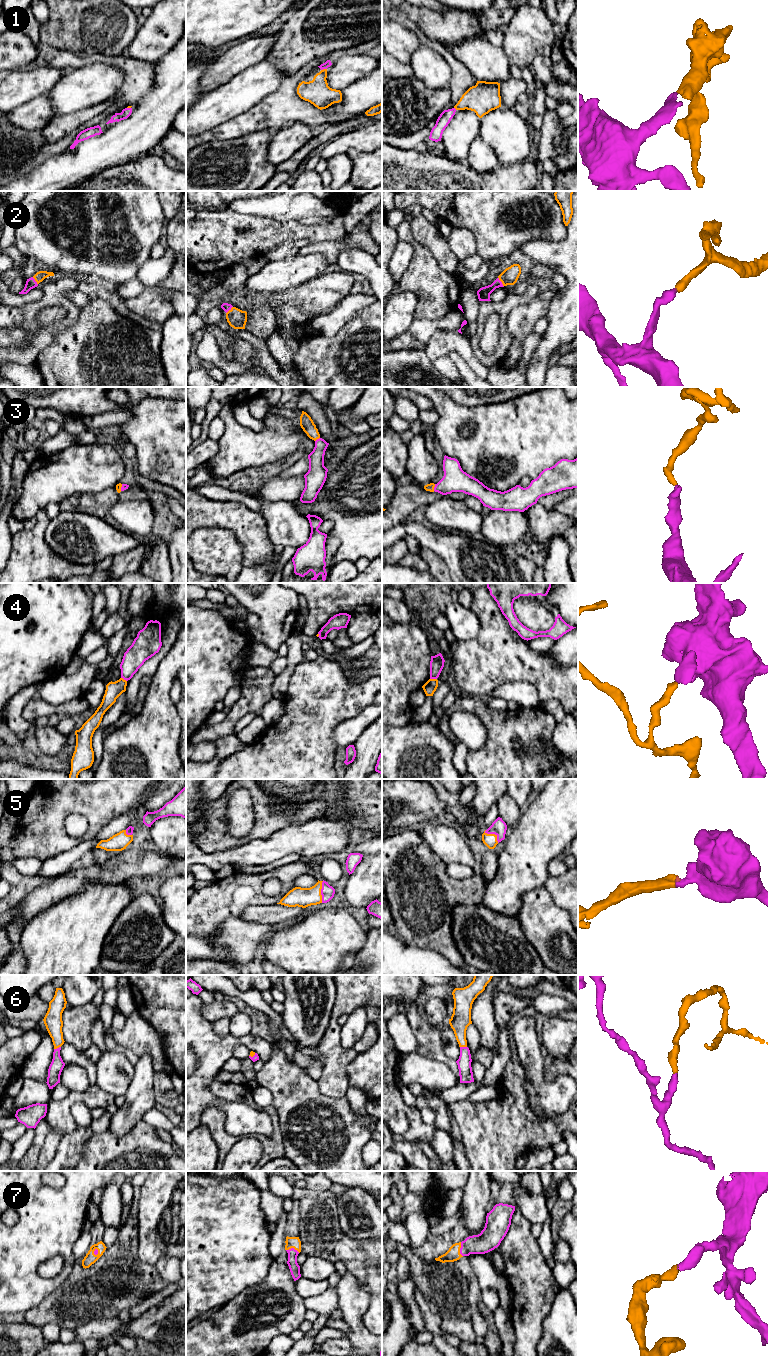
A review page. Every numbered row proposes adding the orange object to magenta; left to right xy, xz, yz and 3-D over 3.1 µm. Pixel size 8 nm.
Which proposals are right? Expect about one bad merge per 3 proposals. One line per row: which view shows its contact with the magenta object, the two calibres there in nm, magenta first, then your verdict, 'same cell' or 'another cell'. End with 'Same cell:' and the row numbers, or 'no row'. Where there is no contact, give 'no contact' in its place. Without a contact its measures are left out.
1: xz | 50/200 nm | same cell
2: yz | 100/140 nm | same cell
3: yz | 190/60 nm | same cell
4: yz | 110/100 nm | another cell
5: xz | 110/160 nm | same cell
6: xy | 110/140 nm | same cell
7: yz | 170/110 nm | same cell
Same cell: 1, 2, 3, 5, 6, 7

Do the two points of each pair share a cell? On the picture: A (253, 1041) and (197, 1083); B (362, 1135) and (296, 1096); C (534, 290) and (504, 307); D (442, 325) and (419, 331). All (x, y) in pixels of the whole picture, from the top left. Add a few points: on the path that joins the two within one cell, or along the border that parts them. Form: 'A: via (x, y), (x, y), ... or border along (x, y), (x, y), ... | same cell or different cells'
A: via (237, 1040), (232, 1041), (207, 1067) | same cell
B: via (345, 1118), (331, 1103), (313, 1099) | same cell
C: via (527, 296), (520, 300), (511, 301) | same cell
D: via (436, 325), (425, 328) | same cell

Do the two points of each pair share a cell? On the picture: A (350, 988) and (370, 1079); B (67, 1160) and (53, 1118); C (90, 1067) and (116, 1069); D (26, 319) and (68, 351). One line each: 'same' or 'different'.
A: different
B: different
C: different
D: different

